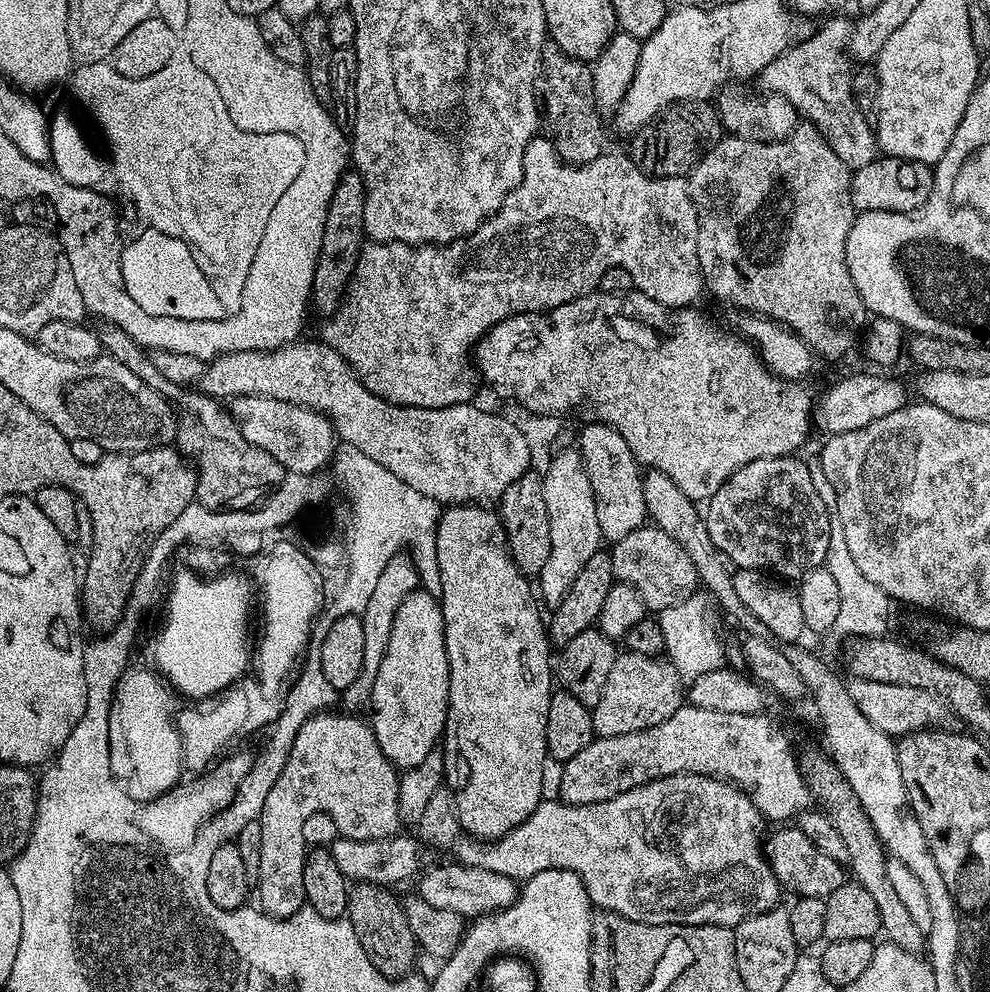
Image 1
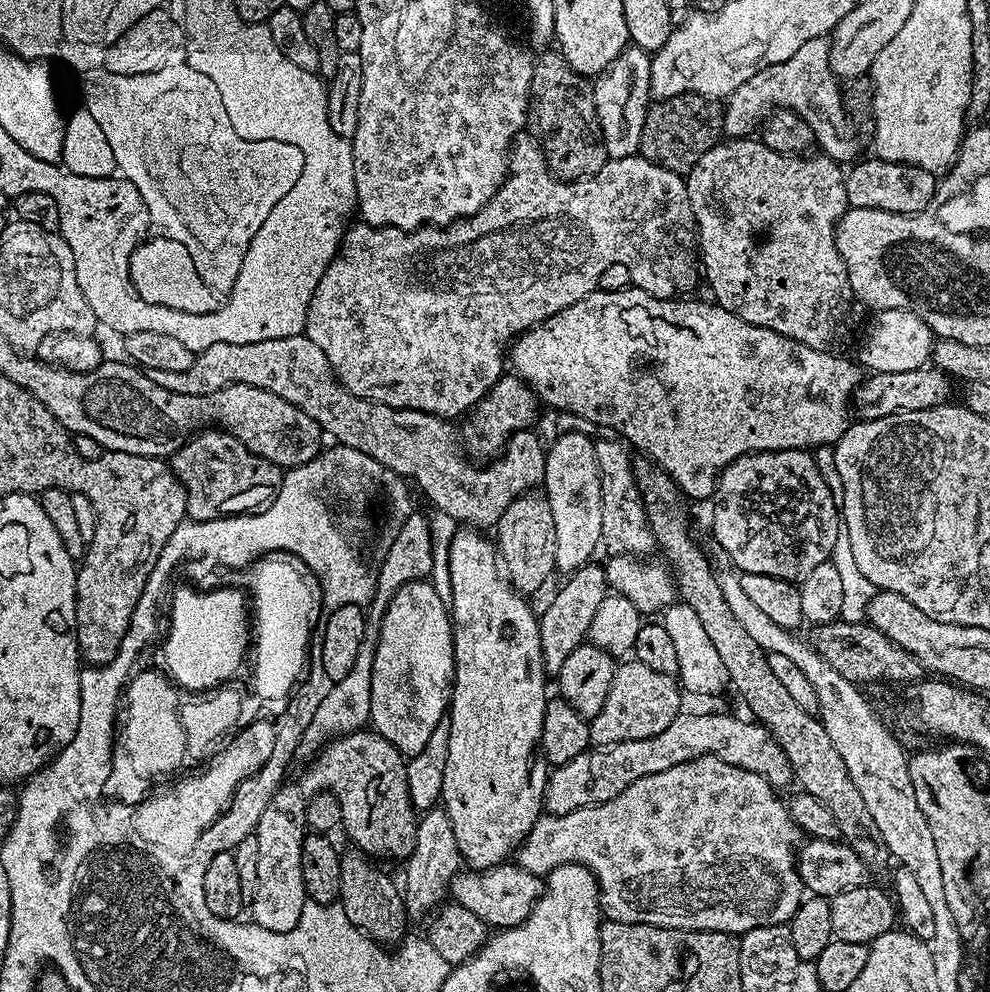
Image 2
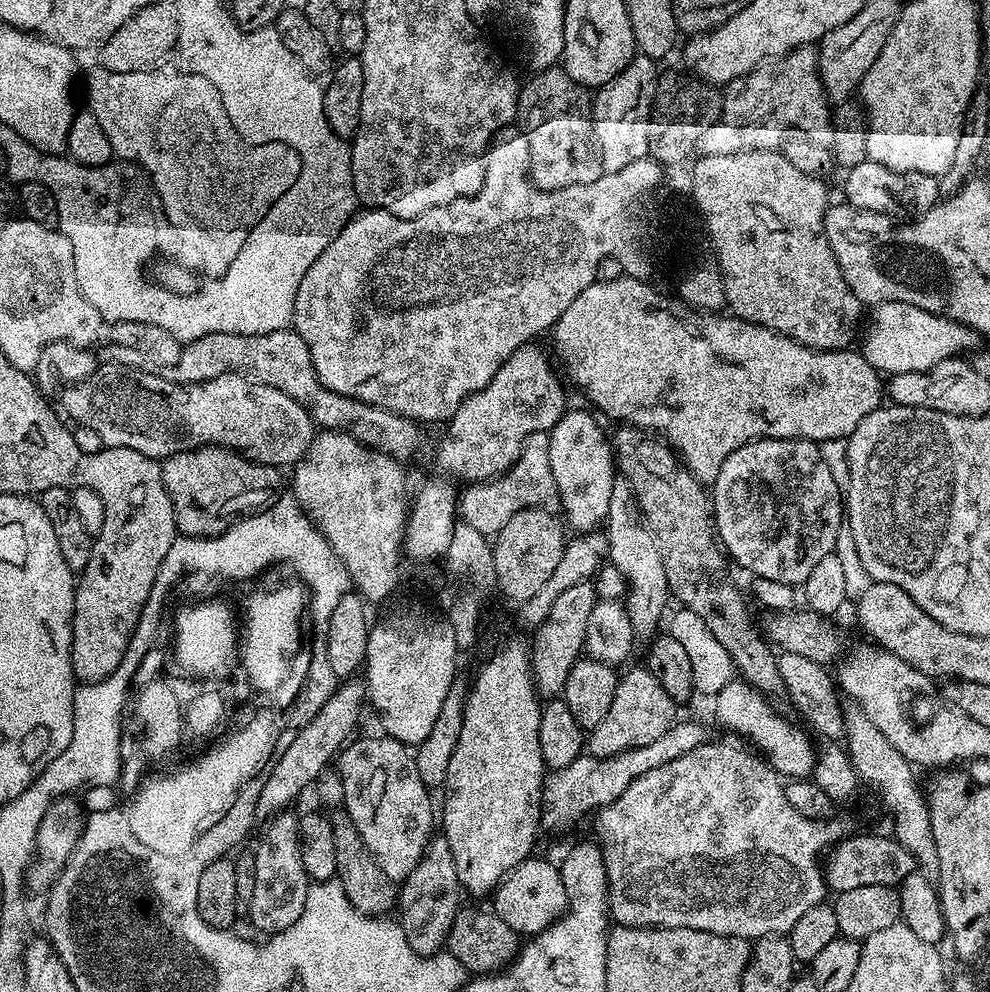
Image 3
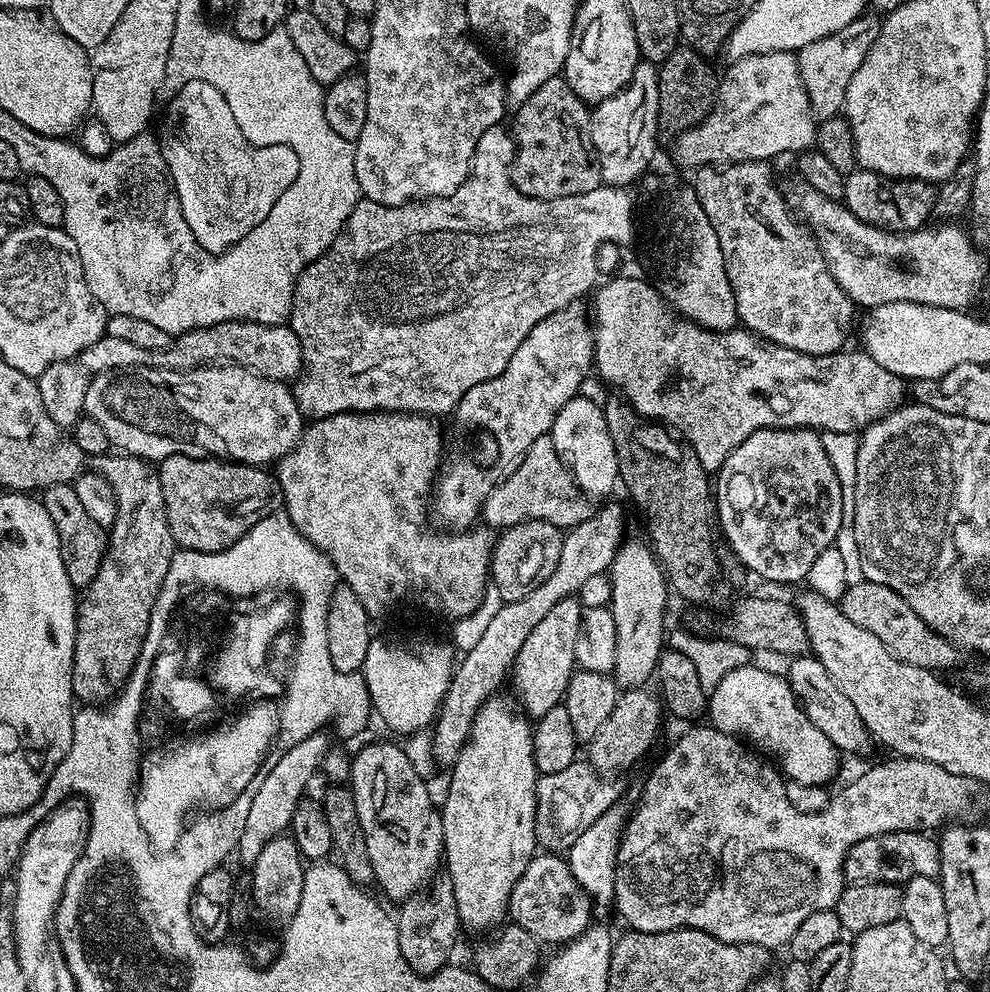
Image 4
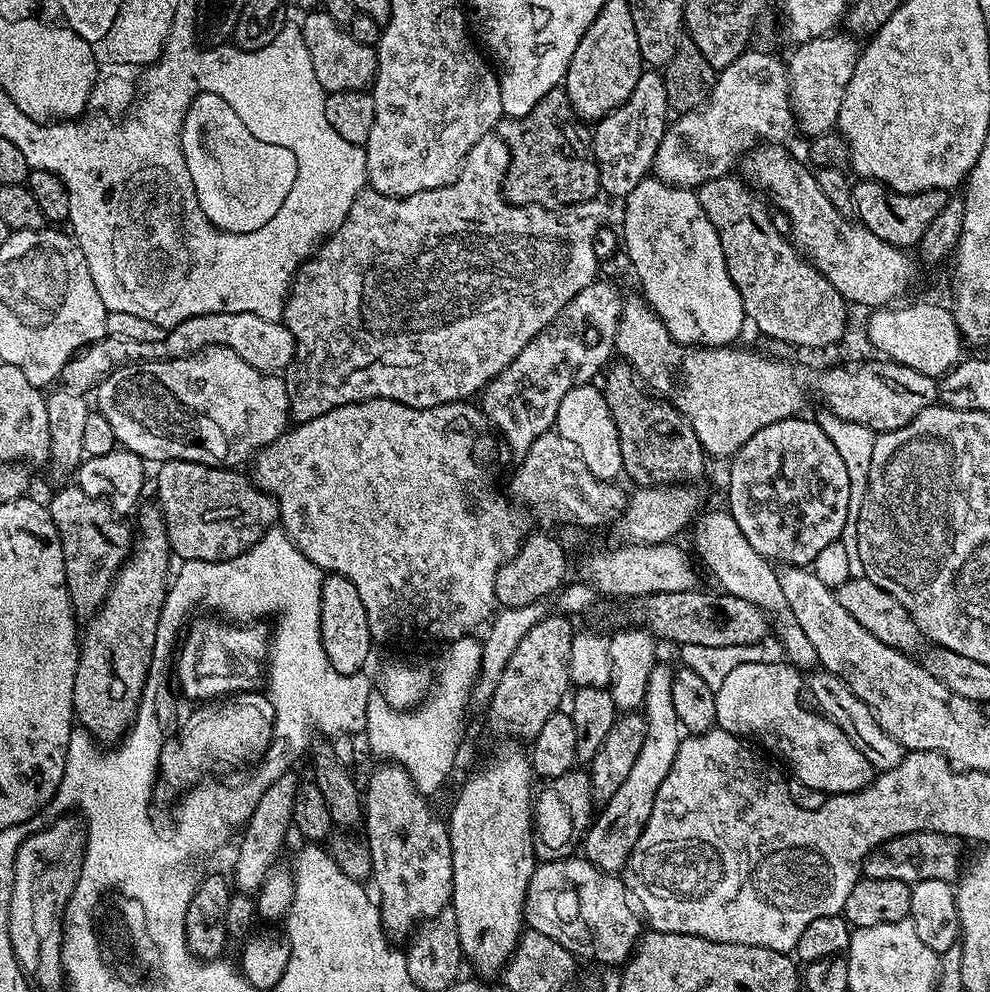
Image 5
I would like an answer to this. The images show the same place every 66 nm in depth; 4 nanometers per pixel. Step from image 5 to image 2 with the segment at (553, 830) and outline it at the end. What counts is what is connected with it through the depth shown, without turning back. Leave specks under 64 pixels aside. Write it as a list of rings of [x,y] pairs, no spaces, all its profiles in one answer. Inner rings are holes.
[[[684,710],[674,718],[674,722],[670,722],[670,726],[666,726],[666,730],[662,730],[662,734],[606,744],[578,754],[578,758],[570,758],[570,762],[557,764],[549,771],[548,785],[544,791],[544,808],[551,815],[561,816],[591,804],[601,804],[622,794],[626,786],[638,778],[646,778],[646,774],[659,774],[662,770],[670,770],[670,766],[690,762],[699,756],[722,758],[734,766],[766,777],[773,788],[783,790],[794,780],[790,762],[771,732],[763,724],[748,720],[727,716],[724,712]]]

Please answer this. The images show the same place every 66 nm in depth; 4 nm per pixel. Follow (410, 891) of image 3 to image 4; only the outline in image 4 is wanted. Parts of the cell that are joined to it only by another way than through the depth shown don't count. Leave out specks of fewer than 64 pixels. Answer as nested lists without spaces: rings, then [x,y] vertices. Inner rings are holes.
[[[440,874],[433,879],[432,883],[423,892],[416,892],[406,901],[399,905],[400,916],[395,917],[396,929],[398,930],[398,946],[402,950],[402,958],[418,974],[432,976],[439,968],[445,967],[452,956],[452,951],[456,948],[456,939],[462,933],[458,906],[454,902],[454,886],[446,874]]]

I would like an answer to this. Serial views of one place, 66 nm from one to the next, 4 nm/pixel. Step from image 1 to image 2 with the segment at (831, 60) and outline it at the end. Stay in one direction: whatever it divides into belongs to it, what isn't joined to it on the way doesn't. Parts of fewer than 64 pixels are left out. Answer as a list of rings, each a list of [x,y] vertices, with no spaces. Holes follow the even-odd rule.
[[[829,37],[810,38],[810,42],[806,42],[794,55],[786,58],[786,62],[758,70],[758,74],[754,74],[750,82],[742,82],[742,86],[738,86],[738,90],[727,97],[726,107],[723,109],[723,135],[728,138],[751,137],[755,133],[752,131],[755,130],[756,123],[760,119],[763,121],[773,109],[789,108],[804,119],[806,126],[810,126],[816,144],[824,147],[821,148],[823,155],[829,156],[841,166],[851,165],[857,159],[856,151],[859,150],[861,141],[842,106],[841,87],[841,81],[830,70]]]

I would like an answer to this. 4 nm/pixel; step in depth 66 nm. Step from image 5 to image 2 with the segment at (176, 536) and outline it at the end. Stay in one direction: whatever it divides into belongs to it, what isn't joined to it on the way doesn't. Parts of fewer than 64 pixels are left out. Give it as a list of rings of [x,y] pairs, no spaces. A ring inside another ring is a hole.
[[[201,430],[170,457],[173,474],[182,482],[186,490],[186,510],[189,520],[220,520],[223,516],[238,516],[251,513],[267,505],[272,497],[280,491],[284,481],[284,472],[280,465],[246,450],[238,438],[223,430]]]

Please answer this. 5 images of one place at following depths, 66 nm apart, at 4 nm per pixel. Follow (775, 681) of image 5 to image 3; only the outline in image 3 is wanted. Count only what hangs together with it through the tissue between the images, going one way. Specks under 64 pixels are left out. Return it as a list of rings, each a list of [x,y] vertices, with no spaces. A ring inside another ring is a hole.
[[[733,678],[715,696],[714,704],[716,704],[716,716],[720,719],[721,726],[737,732],[740,736],[749,736],[757,744],[755,747],[762,753],[763,759],[767,760],[781,777],[803,780],[813,775],[816,767],[814,744],[812,748],[811,740],[813,737],[803,727],[800,729],[798,725],[791,724],[786,717],[779,716],[772,709],[775,707],[768,697],[761,692],[755,692],[745,680]]]

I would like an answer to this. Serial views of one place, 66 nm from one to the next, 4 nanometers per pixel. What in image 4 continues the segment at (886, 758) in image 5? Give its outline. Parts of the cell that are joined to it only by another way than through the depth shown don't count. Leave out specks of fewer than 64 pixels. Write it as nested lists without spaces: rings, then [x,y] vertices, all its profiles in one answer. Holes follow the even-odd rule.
[[[805,654],[789,659],[787,664],[786,679],[792,688],[792,693],[800,701],[810,722],[814,722],[814,726],[818,726],[818,730],[822,730],[822,734],[826,734],[826,738],[830,738],[834,747],[839,748],[844,754],[864,752],[868,747],[873,747],[874,741],[868,735],[858,710],[854,708],[850,698],[846,698],[846,694],[842,694],[842,690],[838,690],[838,686],[834,686],[834,682],[826,674],[826,666],[822,666],[820,660],[811,654]]]

